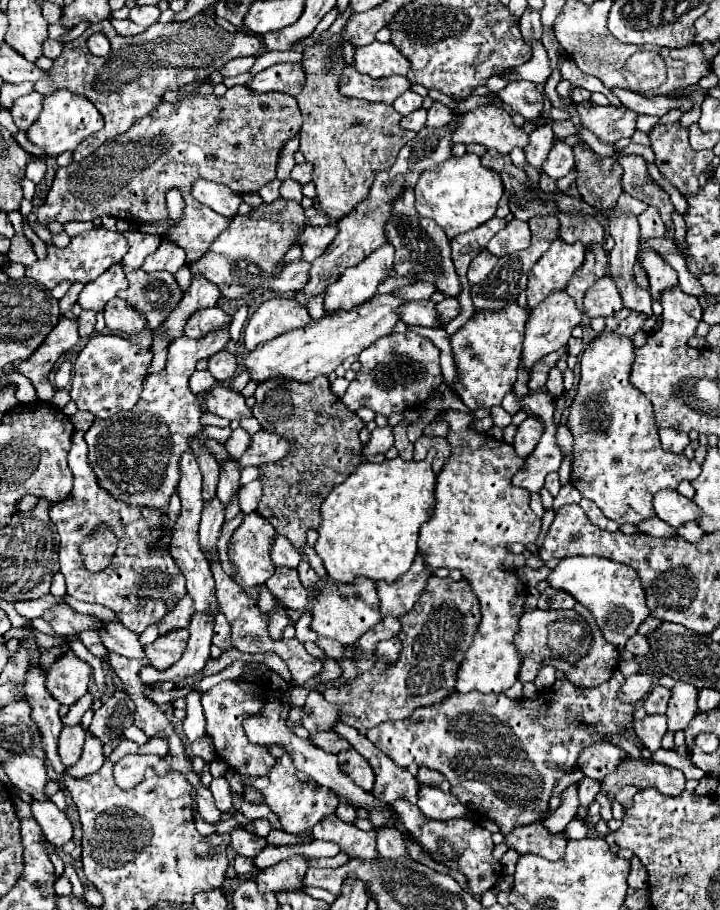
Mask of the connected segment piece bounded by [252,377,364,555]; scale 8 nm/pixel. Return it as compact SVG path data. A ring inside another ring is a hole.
M318 377L312 383L284 383L282 379L272 379L272 383L262 383L256 389L254 397L256 397L256 405L252 409L252 415L258 419L262 431L276 433L288 439L290 443L288 455L284 459L264 465L260 469L260 481L264 493L256 511L272 523L278 535L288 537L292 545L296 545L298 551L304 555L302 547L306 545L306 531L320 525L320 503L332 491L332 487L342 483L348 475L352 475L364 459L362 443L358 439L358 433L364 427L364 423L348 407L344 407L340 397L336 397L330 391L330 383L326 377Z

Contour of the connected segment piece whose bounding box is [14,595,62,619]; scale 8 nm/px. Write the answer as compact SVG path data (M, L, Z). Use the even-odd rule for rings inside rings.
M44 595L44 597L34 599L34 601L32 599L18 601L18 603L14 603L14 609L26 619L34 619L34 617L40 617L40 613L44 613L48 607L52 607L52 603L58 603L58 601L62 601L62 599L56 599L52 595Z

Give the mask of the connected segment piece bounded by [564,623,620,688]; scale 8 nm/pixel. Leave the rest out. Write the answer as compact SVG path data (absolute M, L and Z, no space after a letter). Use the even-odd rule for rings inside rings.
M596 623L590 625L590 631L592 643L588 653L574 663L572 671L564 673L575 686L585 688L597 687L606 679L610 679L612 671L616 671L620 663L620 651L602 637Z

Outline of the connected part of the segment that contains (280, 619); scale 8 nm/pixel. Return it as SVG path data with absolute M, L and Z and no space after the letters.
M278 601L278 605L274 607L274 611L268 611L268 630L270 637L280 639L282 637L282 629L288 625L288 615L286 615L286 607Z

